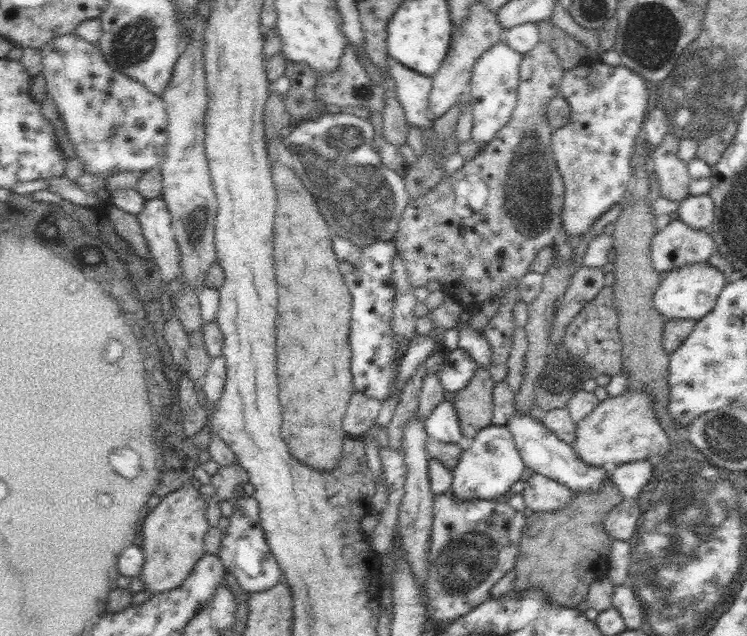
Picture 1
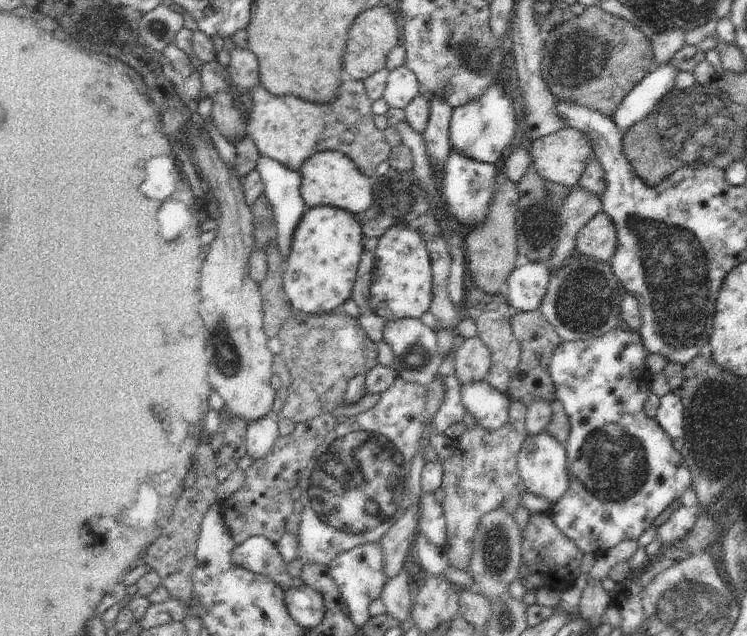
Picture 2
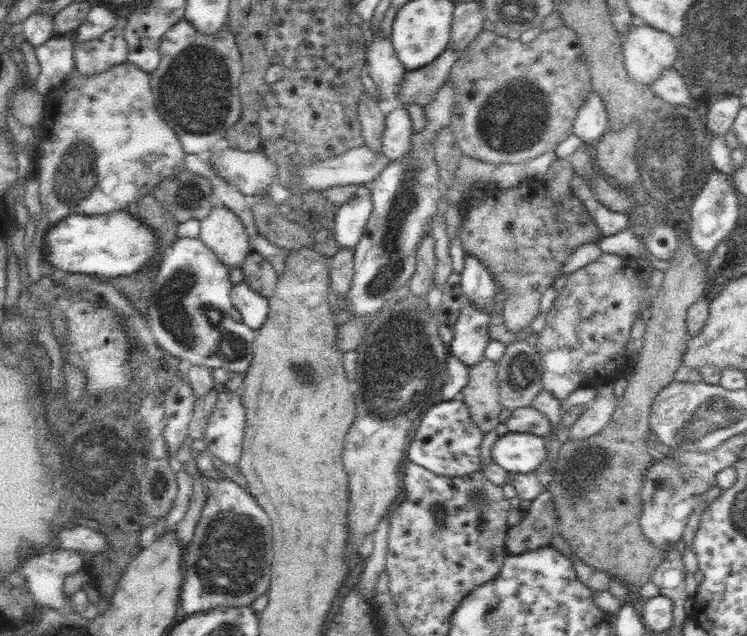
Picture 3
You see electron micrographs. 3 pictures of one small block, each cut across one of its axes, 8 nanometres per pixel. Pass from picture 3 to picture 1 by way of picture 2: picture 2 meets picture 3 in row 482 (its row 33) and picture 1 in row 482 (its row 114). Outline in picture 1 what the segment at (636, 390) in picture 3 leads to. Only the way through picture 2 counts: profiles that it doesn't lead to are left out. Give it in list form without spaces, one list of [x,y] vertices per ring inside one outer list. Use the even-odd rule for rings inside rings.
[[[610,477],[598,493],[573,493],[573,501],[564,509],[547,512],[538,520],[534,520],[534,516],[528,520],[530,523],[523,531],[515,562],[513,594],[524,594],[530,588],[541,588],[549,600],[560,606],[582,607],[590,584],[606,575],[604,565],[608,562],[613,538],[604,528],[604,519],[614,506],[622,502],[623,497]],[[588,504],[592,504],[592,510],[580,510]]]

